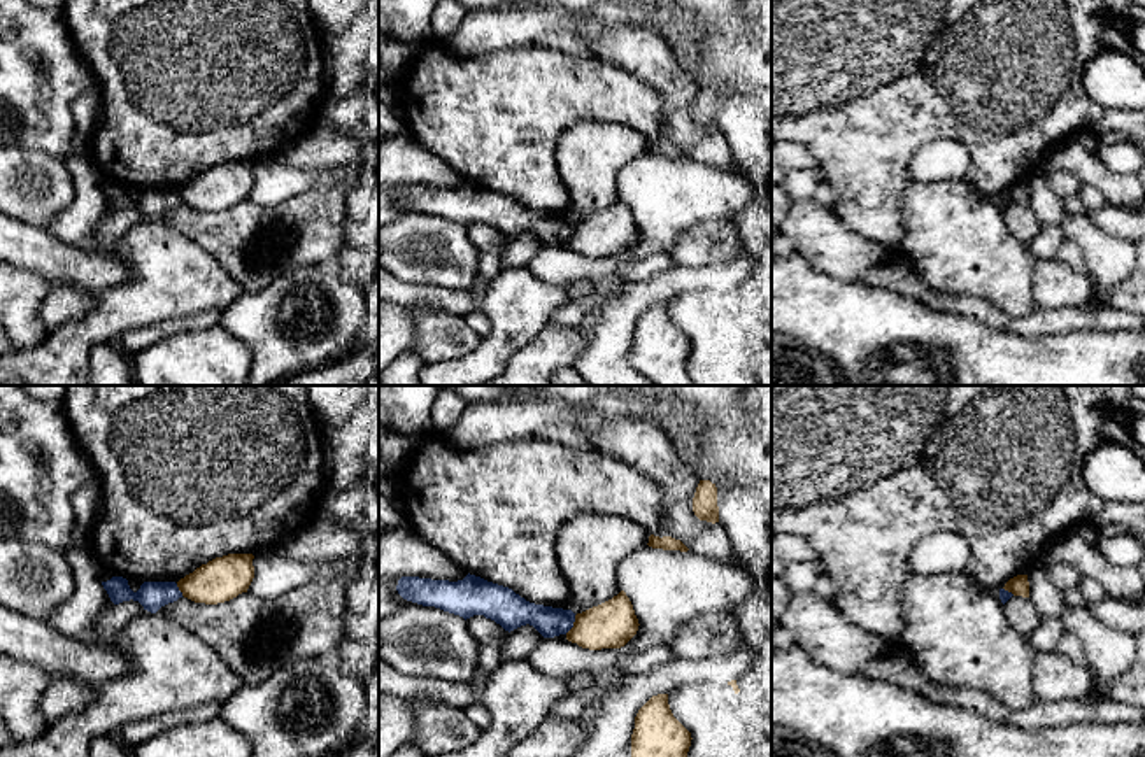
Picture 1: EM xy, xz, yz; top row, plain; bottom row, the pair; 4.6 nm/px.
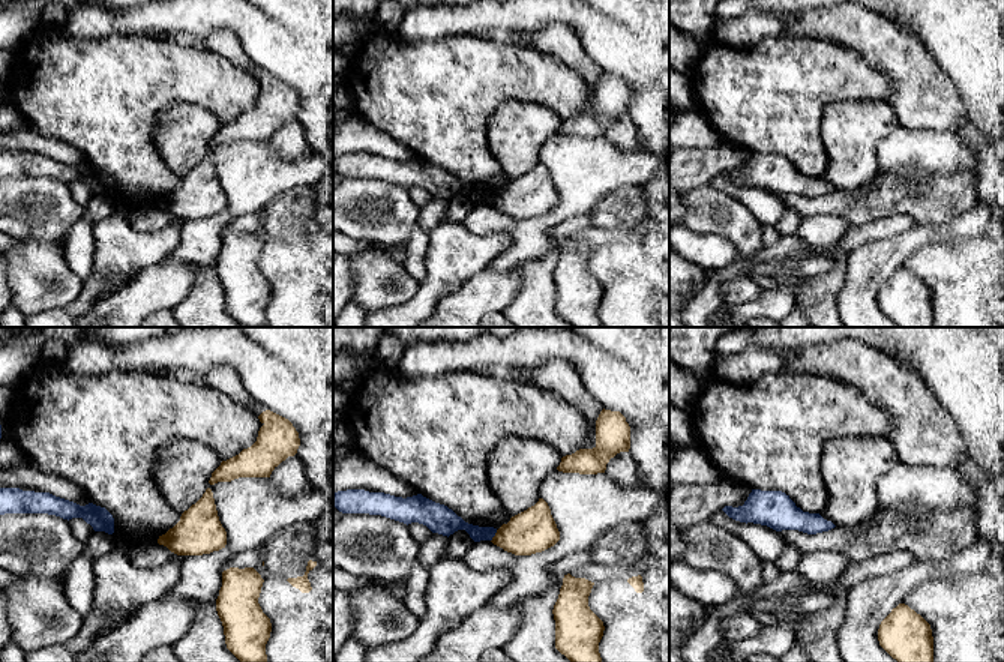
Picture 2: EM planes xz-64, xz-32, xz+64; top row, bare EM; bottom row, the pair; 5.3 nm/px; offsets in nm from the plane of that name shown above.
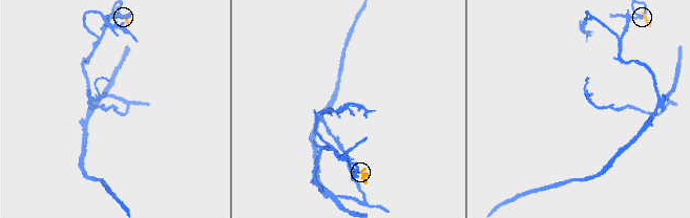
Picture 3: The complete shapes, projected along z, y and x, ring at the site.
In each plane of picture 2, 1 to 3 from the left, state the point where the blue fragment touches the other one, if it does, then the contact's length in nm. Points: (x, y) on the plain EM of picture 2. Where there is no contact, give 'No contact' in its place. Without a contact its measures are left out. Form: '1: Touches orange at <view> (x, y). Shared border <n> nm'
1: No contact
2: Touches orange at xz-32 (494, 200). Shared border 70 nm
3: No contact

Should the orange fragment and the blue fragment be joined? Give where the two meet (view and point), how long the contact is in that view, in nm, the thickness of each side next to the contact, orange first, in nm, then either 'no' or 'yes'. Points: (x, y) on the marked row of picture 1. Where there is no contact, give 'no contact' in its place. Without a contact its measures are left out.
xz (574, 624) | 100 nm | 220/140 nm | no

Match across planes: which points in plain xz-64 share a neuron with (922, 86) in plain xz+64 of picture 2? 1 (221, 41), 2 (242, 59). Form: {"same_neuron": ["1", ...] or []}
{"same_neuron": ["1", "2"]}

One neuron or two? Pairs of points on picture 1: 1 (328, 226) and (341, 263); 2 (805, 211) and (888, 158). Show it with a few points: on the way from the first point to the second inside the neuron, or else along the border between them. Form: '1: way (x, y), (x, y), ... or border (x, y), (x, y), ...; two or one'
1: border (348, 244), (328, 263); two
2: border (832, 207), (849, 230), (861, 235); two

